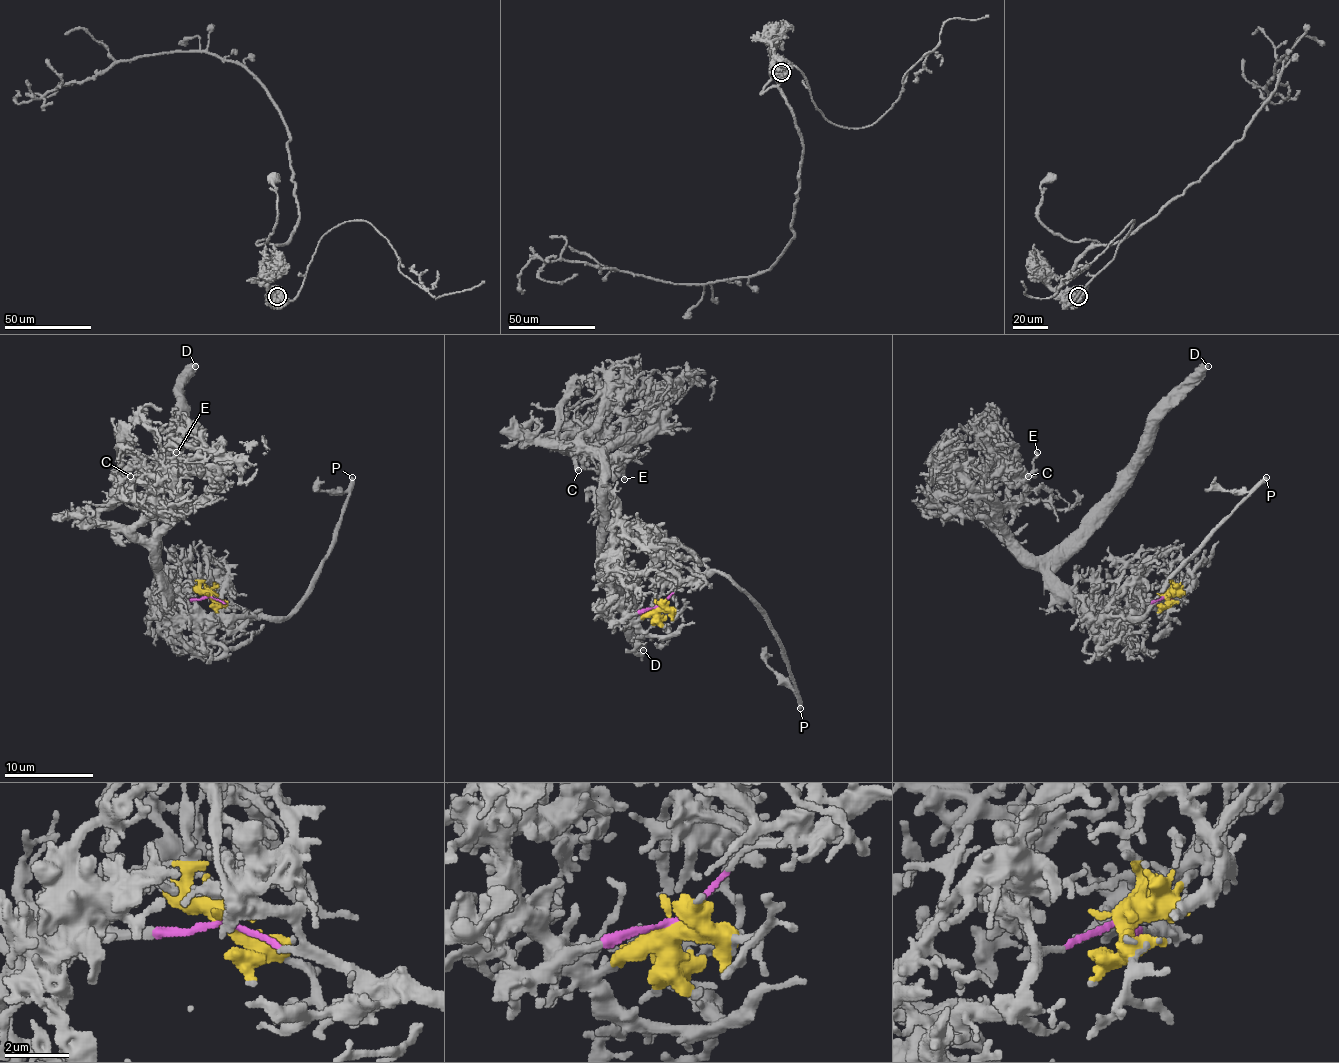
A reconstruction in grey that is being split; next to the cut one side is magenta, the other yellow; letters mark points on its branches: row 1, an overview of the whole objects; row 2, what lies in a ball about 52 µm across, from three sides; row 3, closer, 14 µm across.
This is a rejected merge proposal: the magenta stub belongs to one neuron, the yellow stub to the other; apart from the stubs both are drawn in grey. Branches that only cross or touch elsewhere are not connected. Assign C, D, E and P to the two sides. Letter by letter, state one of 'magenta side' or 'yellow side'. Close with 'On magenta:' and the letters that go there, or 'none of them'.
C: yellow side
D: yellow side
E: yellow side
P: magenta side
On magenta: P

